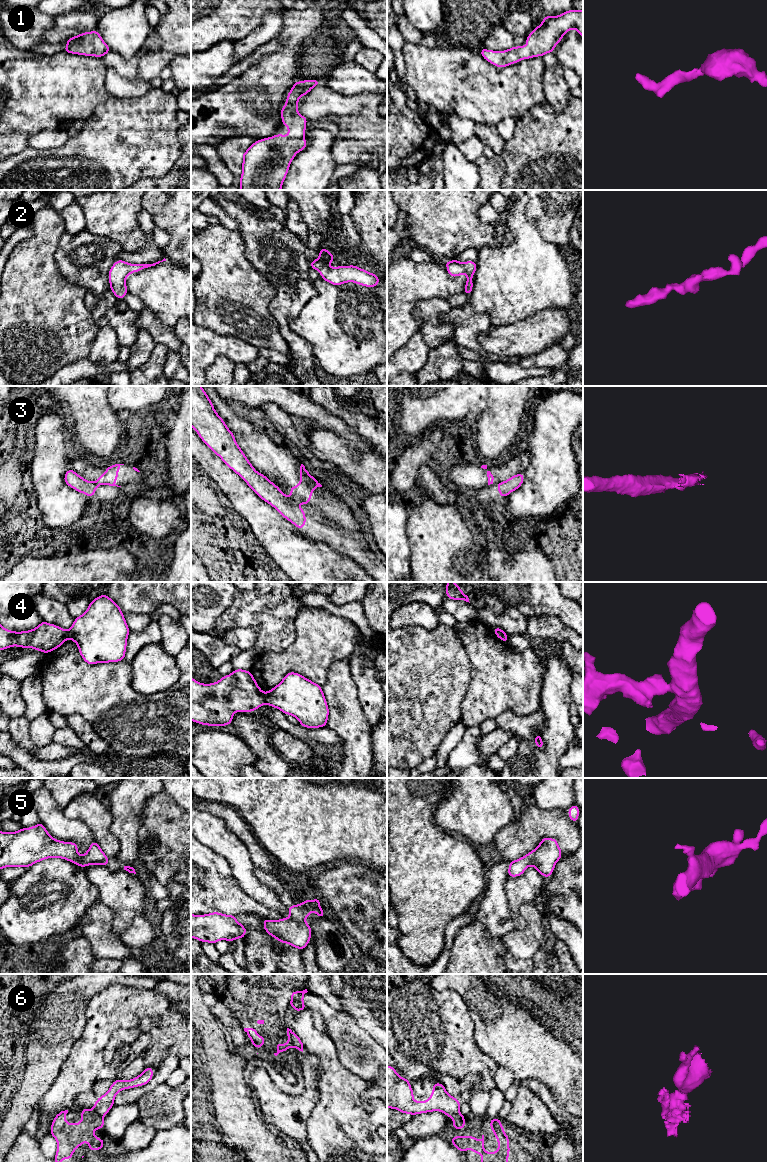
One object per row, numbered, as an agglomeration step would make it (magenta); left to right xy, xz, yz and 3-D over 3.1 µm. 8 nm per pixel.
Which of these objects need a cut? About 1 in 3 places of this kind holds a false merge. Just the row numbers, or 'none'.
3, 4, 6

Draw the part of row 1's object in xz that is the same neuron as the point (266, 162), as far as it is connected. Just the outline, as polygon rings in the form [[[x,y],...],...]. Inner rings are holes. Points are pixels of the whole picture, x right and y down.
[[[315,79],[294,83],[280,113],[281,125],[287,126],[288,135],[276,134],[257,140],[242,154],[240,190],[282,189],[291,161],[308,145],[303,138],[308,119],[297,111],[298,99],[320,83]]]

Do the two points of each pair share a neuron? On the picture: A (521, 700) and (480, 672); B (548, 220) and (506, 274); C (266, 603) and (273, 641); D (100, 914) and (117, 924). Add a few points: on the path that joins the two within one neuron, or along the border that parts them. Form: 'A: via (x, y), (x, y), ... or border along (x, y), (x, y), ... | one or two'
A: via (511, 690), (493, 672), (490, 672) | one
B: border along (526, 211), (540, 235), (558, 245) | two
C: via (271, 612), (273, 632) | one
D: border along (100, 901), (112, 912), (112, 930), (119, 934) | two

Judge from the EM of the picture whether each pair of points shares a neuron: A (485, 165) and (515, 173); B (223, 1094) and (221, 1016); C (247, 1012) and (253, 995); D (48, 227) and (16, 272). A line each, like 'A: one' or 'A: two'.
A: two
B: two
C: one
D: one

